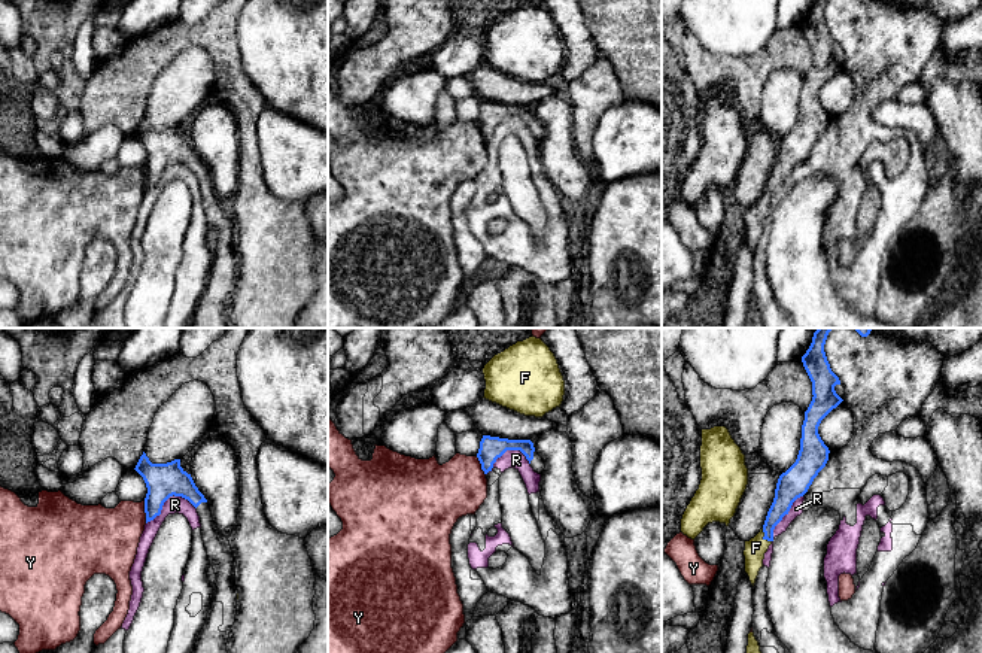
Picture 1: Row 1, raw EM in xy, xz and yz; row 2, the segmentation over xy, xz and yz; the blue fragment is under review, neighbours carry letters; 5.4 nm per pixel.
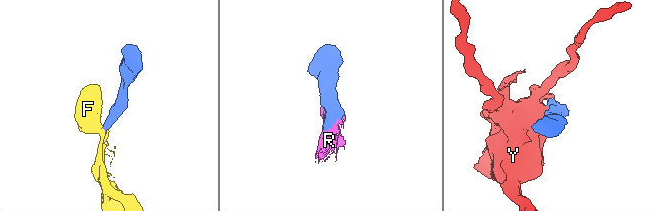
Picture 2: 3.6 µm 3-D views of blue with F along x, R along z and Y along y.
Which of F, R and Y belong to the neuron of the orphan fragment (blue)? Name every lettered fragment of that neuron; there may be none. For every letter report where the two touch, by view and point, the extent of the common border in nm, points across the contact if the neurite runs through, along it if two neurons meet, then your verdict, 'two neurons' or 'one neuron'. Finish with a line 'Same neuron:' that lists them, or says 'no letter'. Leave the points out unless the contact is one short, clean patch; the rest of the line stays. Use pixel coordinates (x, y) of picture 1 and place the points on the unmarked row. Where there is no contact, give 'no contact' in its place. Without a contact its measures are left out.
F: meets blue in yz at (763, 203); contact 90 nm long; runs through yz (784, 163), (763, 203), (756, 213); one neuron
R: meets blue in xy at (167, 164); contact 280 nm long; border along xy (195, 173), (172, 161), (161, 178), (146, 190); two neurons
Y: meets blue in xy at (145, 178); contact 120 nm long; border along xy (143, 167), (146, 188); two neurons
Same neuron: F

